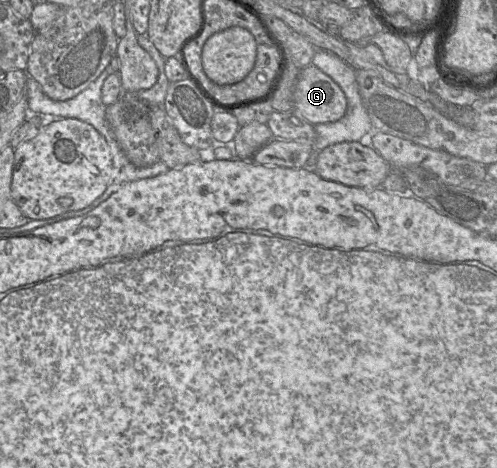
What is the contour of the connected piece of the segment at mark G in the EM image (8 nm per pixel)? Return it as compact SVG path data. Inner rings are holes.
M310 64L300 71L294 91L294 110L312 125L340 120L346 113L347 99L337 83Z

